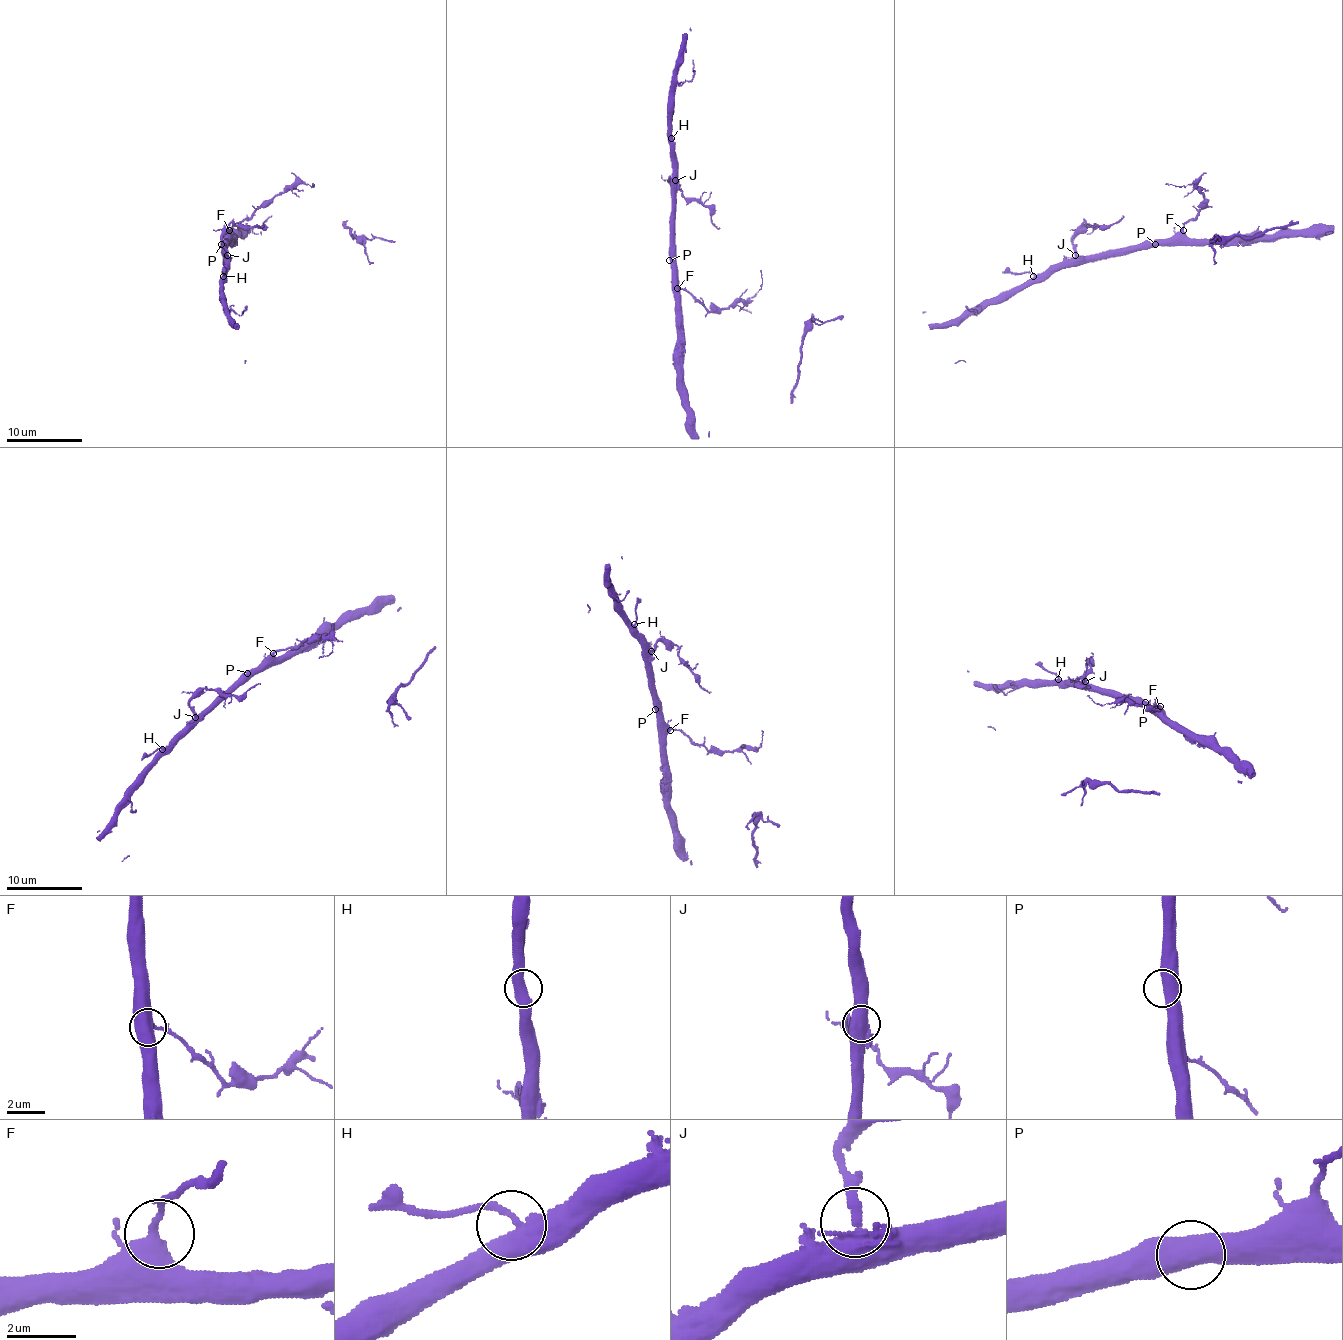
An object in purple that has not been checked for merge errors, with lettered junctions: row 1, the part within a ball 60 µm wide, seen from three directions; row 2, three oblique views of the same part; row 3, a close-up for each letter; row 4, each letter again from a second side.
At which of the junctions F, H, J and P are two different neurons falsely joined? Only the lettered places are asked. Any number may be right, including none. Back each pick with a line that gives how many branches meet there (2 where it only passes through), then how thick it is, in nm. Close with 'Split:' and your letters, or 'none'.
Split: none

